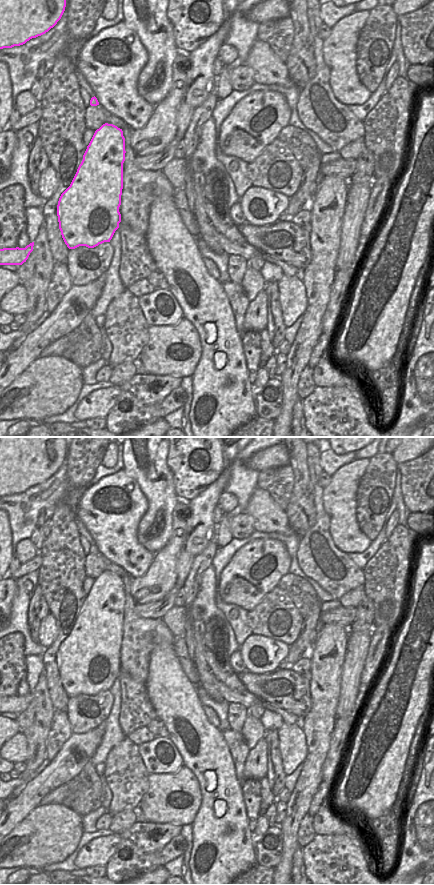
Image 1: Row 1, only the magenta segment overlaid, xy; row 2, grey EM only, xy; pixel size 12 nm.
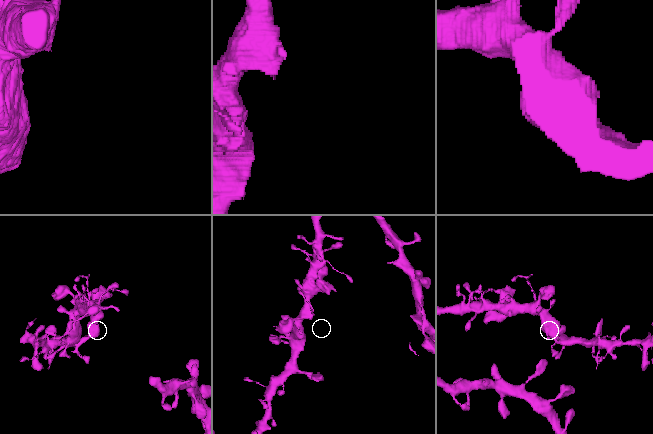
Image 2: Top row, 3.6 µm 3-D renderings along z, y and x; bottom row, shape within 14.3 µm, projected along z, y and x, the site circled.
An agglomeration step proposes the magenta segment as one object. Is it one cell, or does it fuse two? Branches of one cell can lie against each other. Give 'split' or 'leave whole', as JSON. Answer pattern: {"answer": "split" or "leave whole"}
{"answer": "leave whole"}

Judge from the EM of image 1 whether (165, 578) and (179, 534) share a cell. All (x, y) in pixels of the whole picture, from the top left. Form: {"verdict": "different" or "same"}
{"verdict": "same"}

